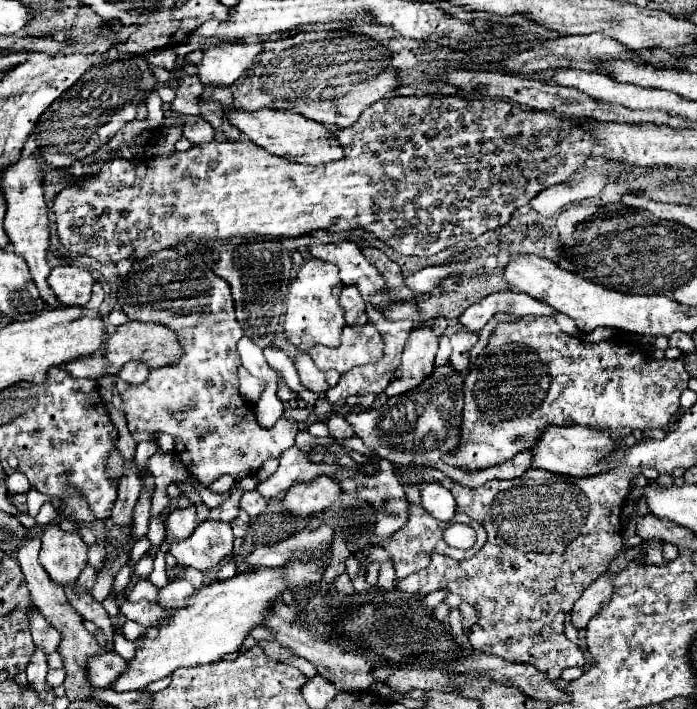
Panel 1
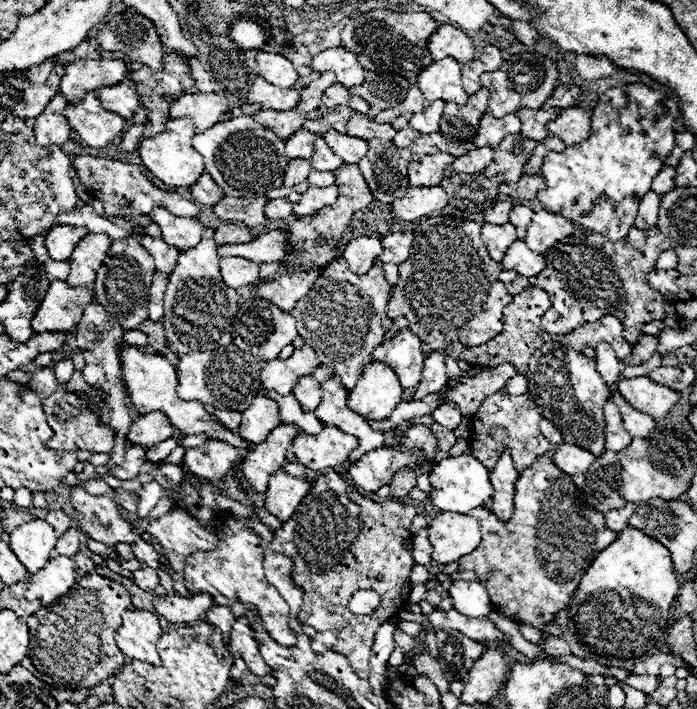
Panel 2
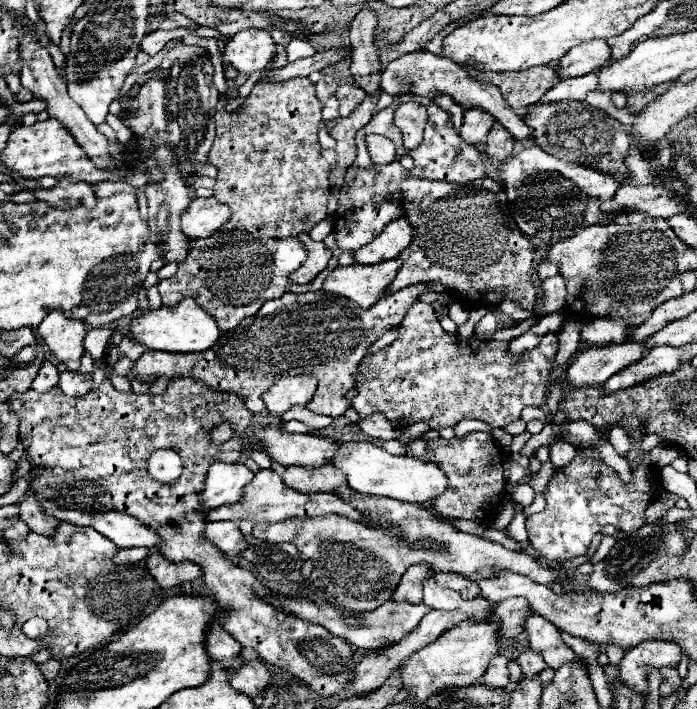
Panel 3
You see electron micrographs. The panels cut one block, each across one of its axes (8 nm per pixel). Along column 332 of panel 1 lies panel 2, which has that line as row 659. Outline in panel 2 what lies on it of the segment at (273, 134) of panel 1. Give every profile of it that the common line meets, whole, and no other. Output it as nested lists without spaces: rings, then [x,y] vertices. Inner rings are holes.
[[[130,608],[124,612],[122,626],[116,632],[116,642],[128,658],[160,666],[162,660],[156,650],[160,634],[162,634],[160,622],[152,612]]]

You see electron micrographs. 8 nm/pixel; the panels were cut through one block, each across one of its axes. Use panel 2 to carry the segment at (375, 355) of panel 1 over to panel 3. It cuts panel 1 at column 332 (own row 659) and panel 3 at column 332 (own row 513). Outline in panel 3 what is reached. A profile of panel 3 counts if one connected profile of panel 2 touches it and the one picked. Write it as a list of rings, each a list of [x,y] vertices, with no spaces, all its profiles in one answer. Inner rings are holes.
[[[426,284],[402,288],[366,310],[358,308],[358,304],[350,304],[350,300],[342,300],[342,296],[330,296],[324,292],[286,292],[282,298],[266,302],[258,314],[242,320],[238,328],[222,332],[218,344],[210,352],[198,356],[174,356],[172,352],[146,350],[132,364],[130,374],[142,382],[158,378],[194,378],[216,392],[234,392],[242,396],[246,408],[254,414],[266,409],[260,396],[278,376],[314,374],[322,386],[330,386],[332,396],[328,410],[336,412],[328,414],[336,418],[350,406],[350,402],[342,398],[342,392],[346,394],[354,388],[352,374],[368,346],[372,346],[386,330],[398,326],[410,304],[416,302],[424,290]],[[338,396],[342,398],[340,408],[336,406]]]

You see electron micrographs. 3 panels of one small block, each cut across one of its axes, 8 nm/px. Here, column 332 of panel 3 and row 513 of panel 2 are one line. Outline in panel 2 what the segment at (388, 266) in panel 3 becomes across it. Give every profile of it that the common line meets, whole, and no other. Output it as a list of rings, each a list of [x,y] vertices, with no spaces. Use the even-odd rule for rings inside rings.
[[[278,470],[270,476],[268,490],[266,490],[266,510],[280,518],[280,522],[288,522],[292,518],[296,506],[308,494],[310,482],[302,478],[294,478],[284,470]]]

